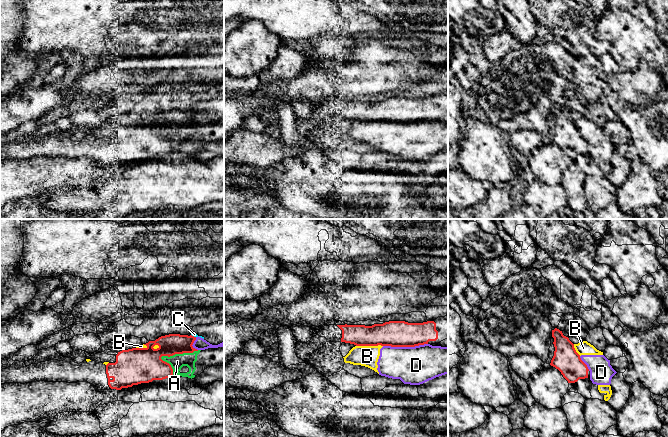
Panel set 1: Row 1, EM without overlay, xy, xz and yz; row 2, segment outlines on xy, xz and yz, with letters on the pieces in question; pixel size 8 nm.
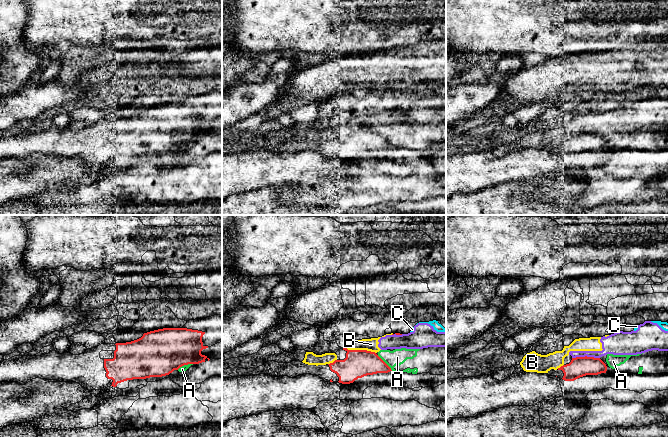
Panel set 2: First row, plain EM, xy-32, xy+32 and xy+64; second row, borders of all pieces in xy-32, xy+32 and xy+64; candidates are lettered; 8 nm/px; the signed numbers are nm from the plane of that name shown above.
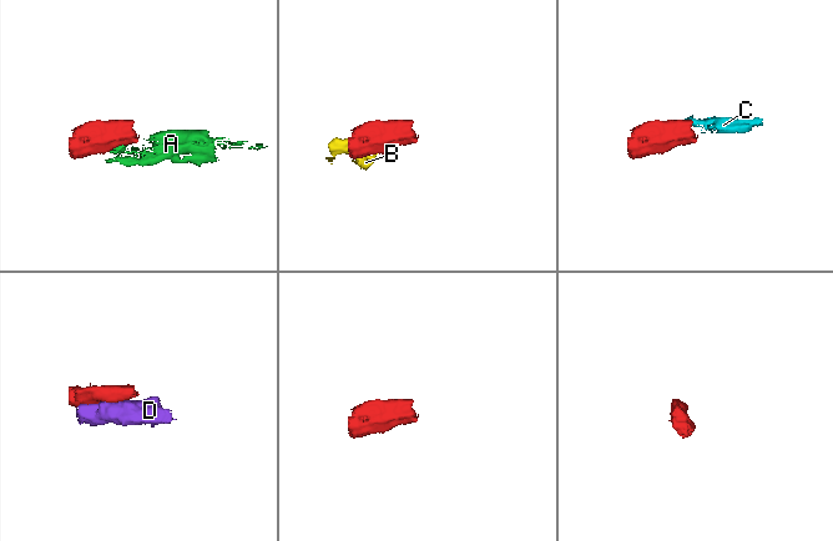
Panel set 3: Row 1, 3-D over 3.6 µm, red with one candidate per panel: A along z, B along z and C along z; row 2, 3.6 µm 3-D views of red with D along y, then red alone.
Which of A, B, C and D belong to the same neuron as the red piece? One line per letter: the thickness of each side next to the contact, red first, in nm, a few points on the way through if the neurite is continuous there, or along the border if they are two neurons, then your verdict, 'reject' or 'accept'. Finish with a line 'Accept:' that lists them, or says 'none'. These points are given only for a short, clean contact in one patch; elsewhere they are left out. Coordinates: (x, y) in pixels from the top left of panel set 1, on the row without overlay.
A: 200 nm thick on the red side, 120 nm on the other; border along xy (198, 126), (175, 129), (160, 134); reject
B: 200 nm thick on the red side, 170 nm on the other; reject
C: 170 nm thick on the red side, 40 nm on the other; border along xy (191, 110), (195, 113); reject
D: 200 nm thick on the red side, 300 nm on the other; reject
Accept: none

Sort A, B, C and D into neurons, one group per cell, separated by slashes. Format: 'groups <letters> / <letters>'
groups A / B C D

